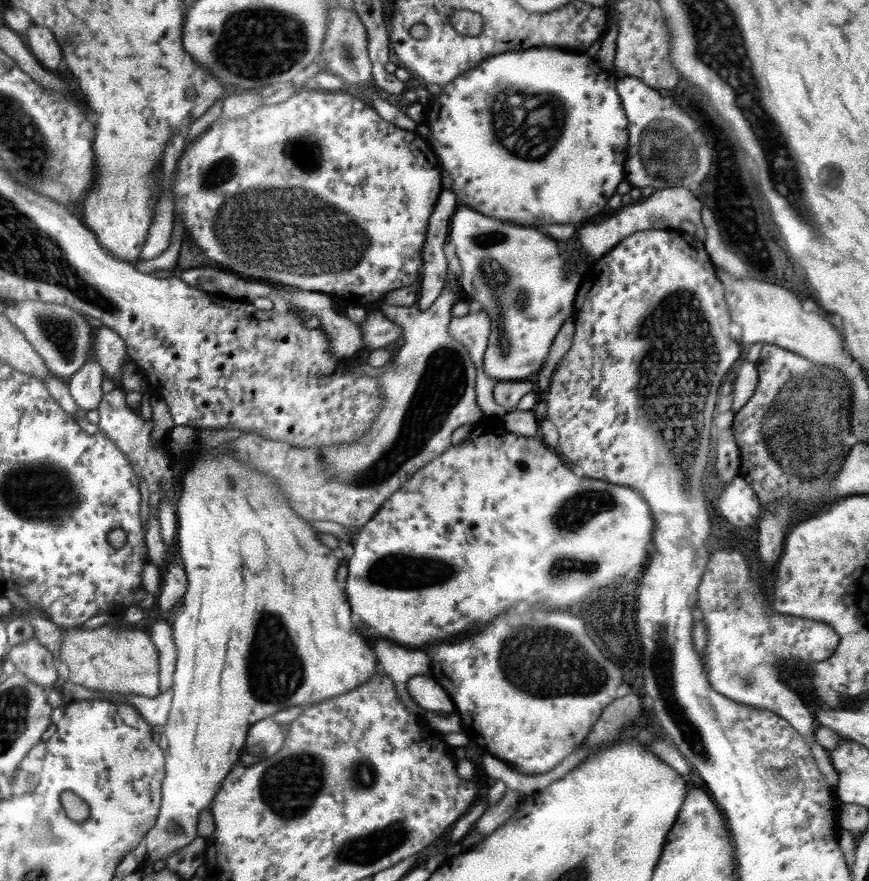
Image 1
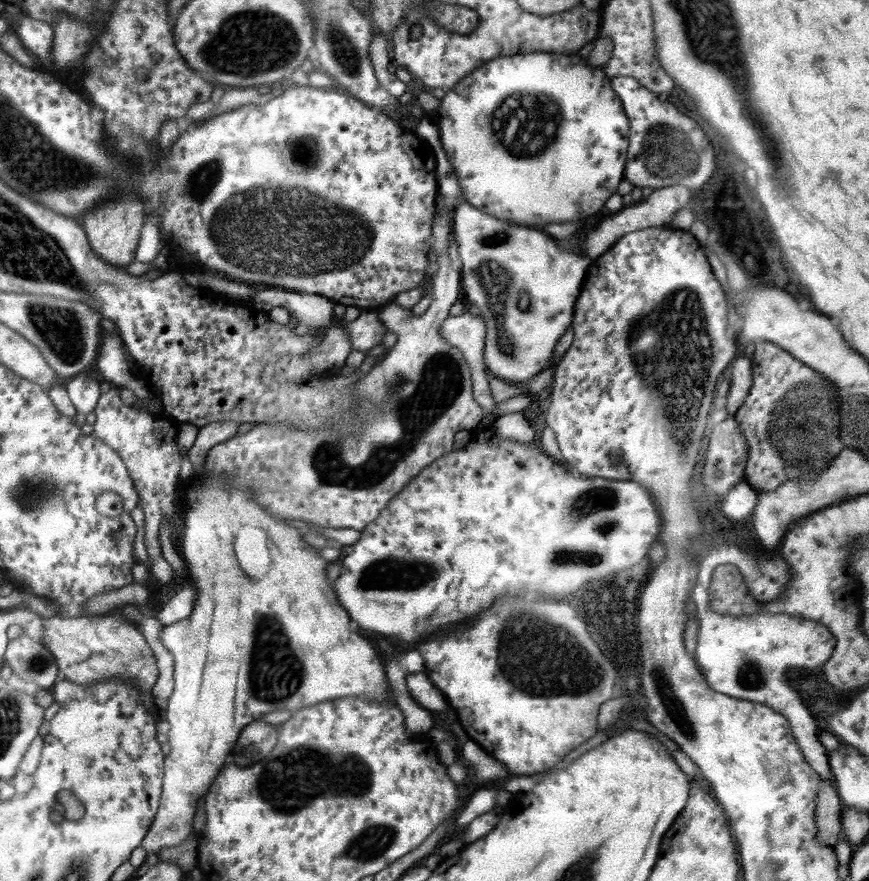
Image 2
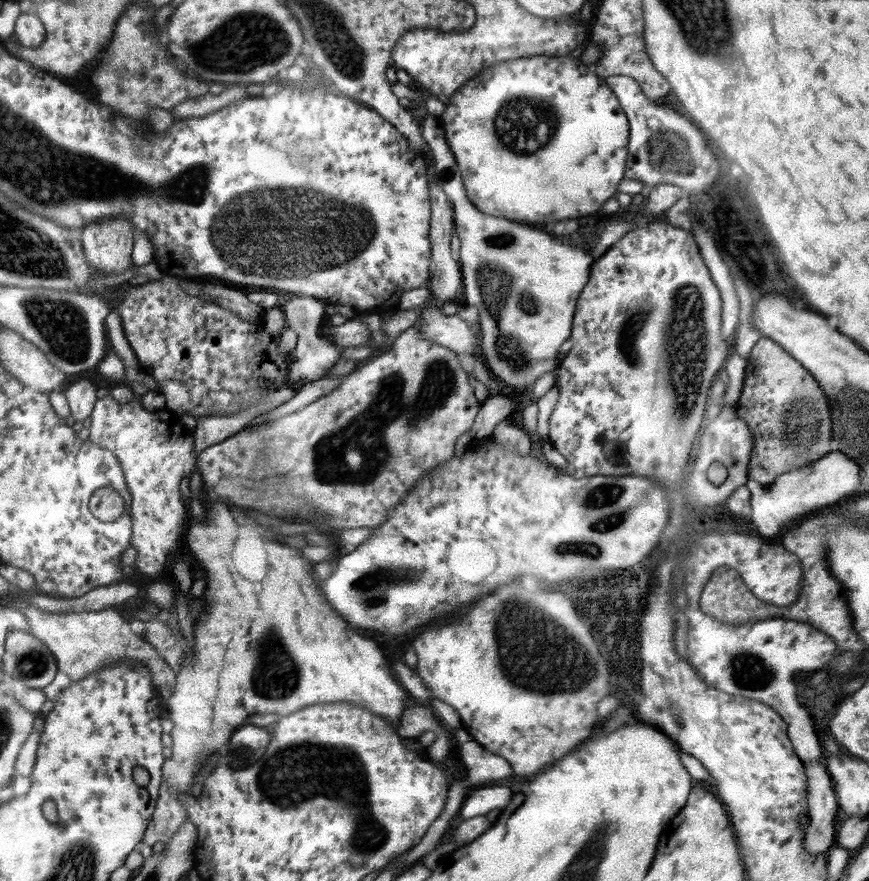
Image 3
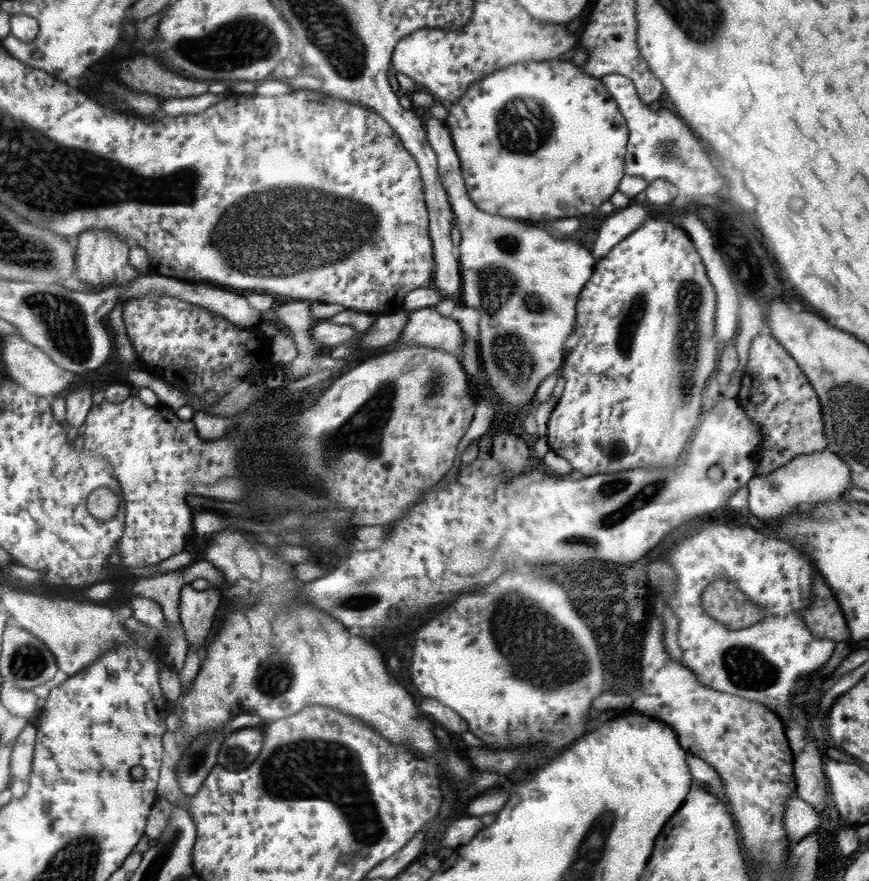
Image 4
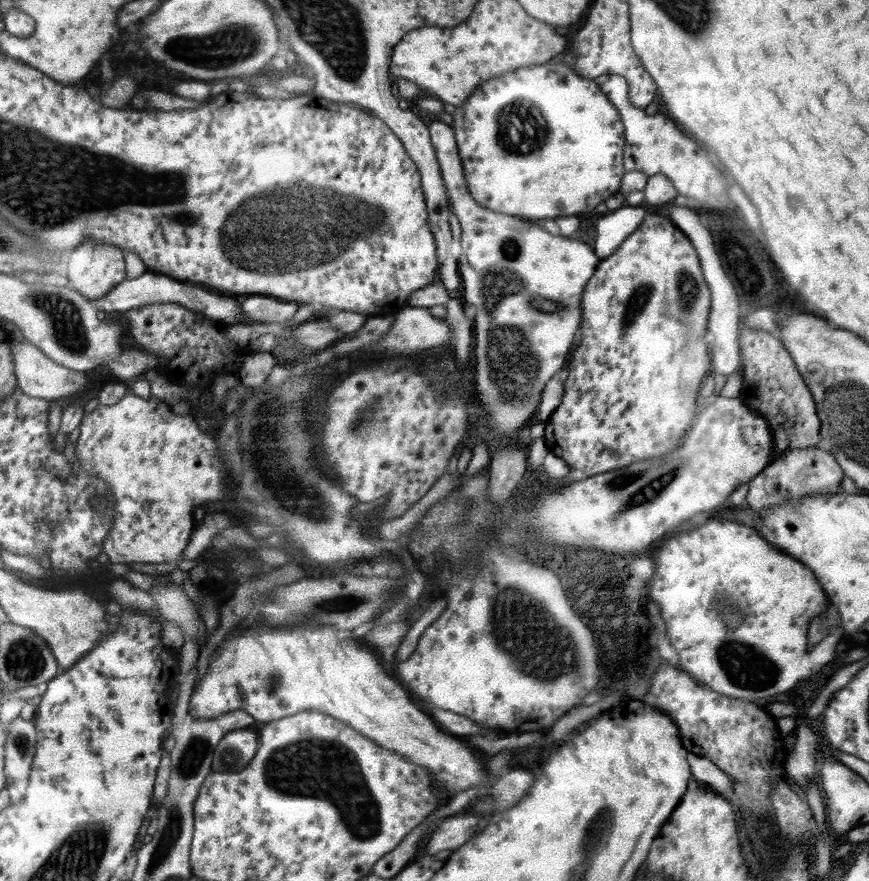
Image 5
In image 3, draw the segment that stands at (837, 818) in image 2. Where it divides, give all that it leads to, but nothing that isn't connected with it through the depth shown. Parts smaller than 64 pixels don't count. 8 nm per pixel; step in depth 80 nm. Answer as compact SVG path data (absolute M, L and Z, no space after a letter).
M824 762L802 763L807 772L807 803L810 826L805 830L804 846L809 855L828 853L837 840L834 816L841 813L833 782Z

